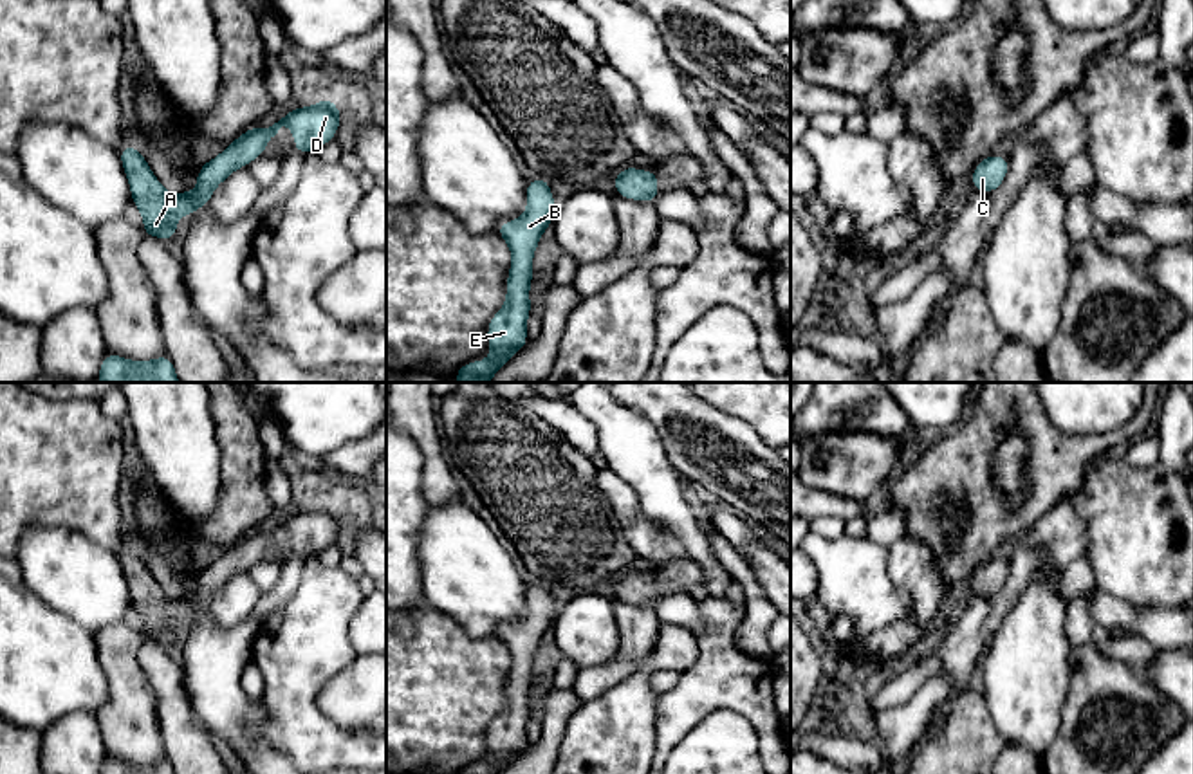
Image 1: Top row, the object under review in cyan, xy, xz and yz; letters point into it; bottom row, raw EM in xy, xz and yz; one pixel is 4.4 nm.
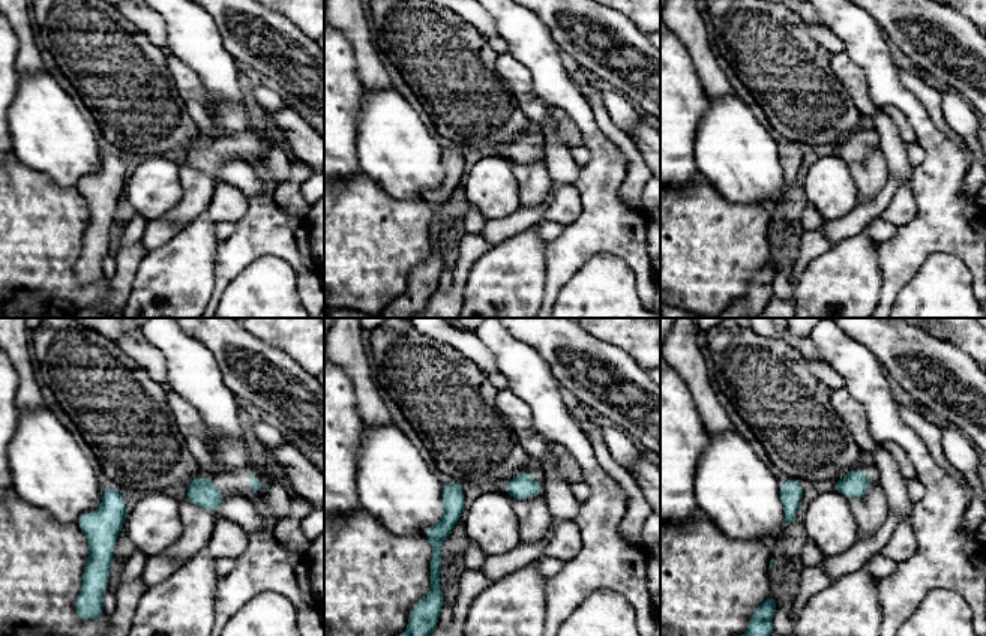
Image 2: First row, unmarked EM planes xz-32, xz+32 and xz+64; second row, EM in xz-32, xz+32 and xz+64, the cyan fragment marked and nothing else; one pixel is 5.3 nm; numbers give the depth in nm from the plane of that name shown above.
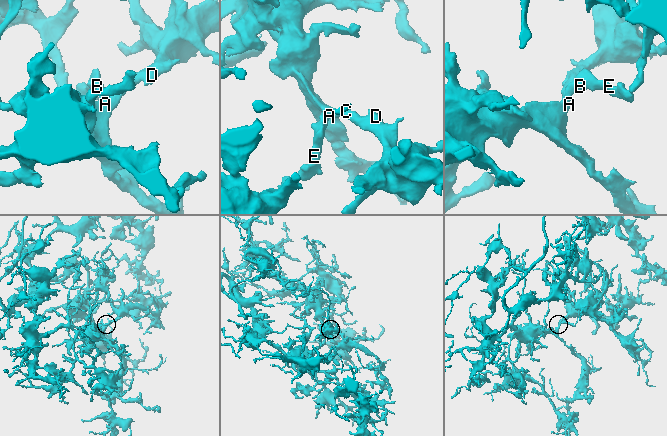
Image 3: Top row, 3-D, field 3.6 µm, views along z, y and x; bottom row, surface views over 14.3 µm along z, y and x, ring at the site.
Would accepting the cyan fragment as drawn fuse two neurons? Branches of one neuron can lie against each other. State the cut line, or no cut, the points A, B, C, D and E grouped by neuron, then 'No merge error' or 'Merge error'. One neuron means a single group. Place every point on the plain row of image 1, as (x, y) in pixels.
No split. Groups: A B C D E. No merge error

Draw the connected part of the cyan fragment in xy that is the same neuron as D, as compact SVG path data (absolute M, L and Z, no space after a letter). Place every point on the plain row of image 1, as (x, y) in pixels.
M330 502L319 503L314 511L292 511L287 520L269 532L253 530L236 545L226 548L224 556L199 572L197 592L193 597L168 597L150 574L143 557L123 548L119 561L130 588L132 606L143 619L144 640L159 640L170 646L177 637L180 619L193 619L199 612L209 610L213 594L222 588L235 574L264 561L265 548L282 530L294 534L296 557L309 557L336 541L343 516Z

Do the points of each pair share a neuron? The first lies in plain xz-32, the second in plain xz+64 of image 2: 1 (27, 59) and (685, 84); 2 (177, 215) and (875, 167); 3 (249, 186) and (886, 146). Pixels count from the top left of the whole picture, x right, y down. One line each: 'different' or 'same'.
1: different
2: same
3: same

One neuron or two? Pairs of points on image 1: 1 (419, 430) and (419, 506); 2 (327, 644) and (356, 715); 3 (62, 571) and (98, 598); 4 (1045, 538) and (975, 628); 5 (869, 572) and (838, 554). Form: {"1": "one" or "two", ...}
{"1": "two", "2": "two", "3": "one", "4": "one", "5": "one"}

